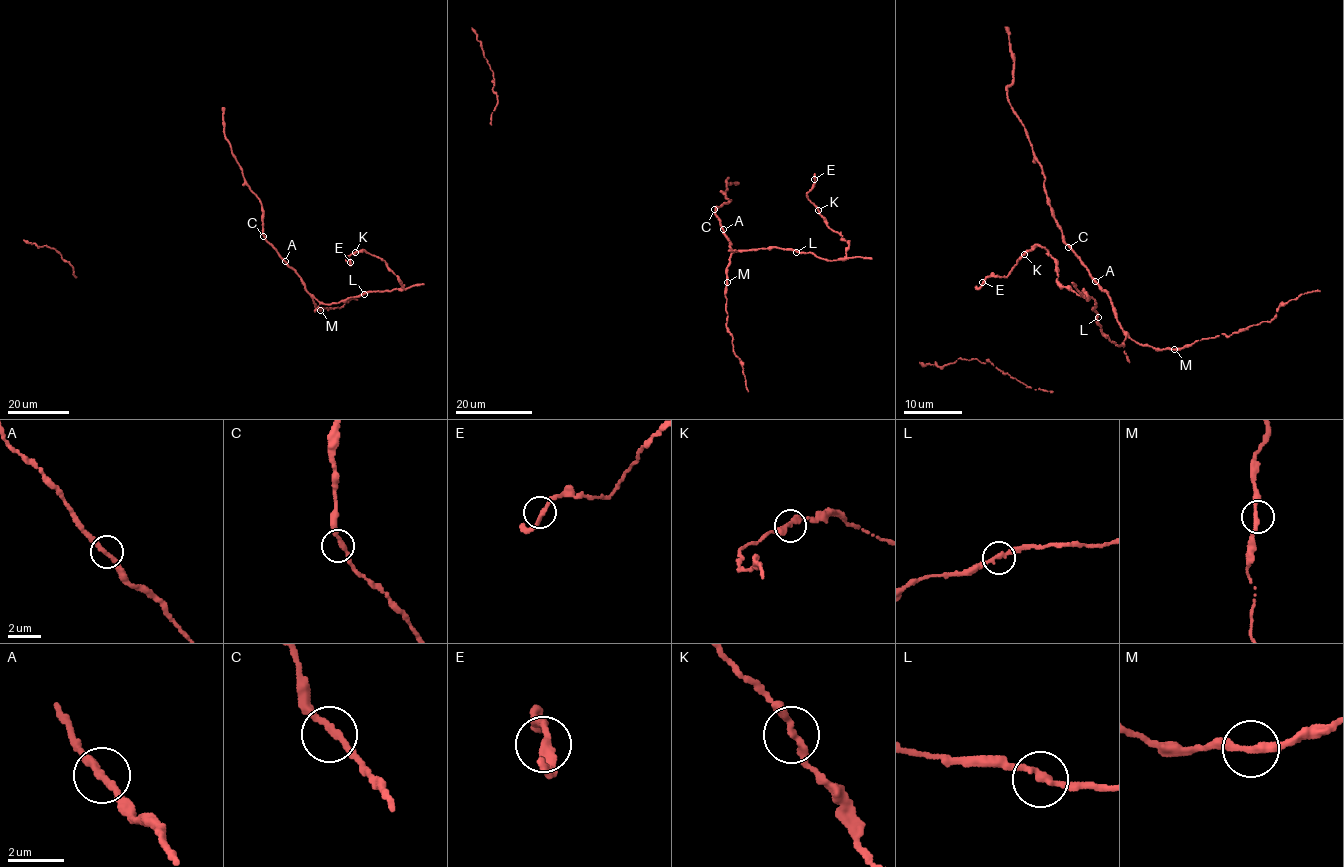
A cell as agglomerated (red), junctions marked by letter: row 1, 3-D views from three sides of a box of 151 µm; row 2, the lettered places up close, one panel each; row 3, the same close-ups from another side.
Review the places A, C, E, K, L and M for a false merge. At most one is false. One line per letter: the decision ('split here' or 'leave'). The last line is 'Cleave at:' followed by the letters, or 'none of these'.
A: leave
C: leave
E: leave
K: leave
L: leave
M: leave
Cleave at: none of these

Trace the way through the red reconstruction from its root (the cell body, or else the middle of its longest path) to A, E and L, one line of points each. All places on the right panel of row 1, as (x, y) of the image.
A: (1058, 223), (1062, 240), (1095, 281)
E: (1058, 223), (1109, 296), (1121, 345), (1097, 325), (1094, 299), (1056, 279), (1045, 248), (982, 282)
L: (1058, 223), (1062, 240), (1109, 296), (1126, 336), (1121, 345), (1101, 331), (1097, 317)

